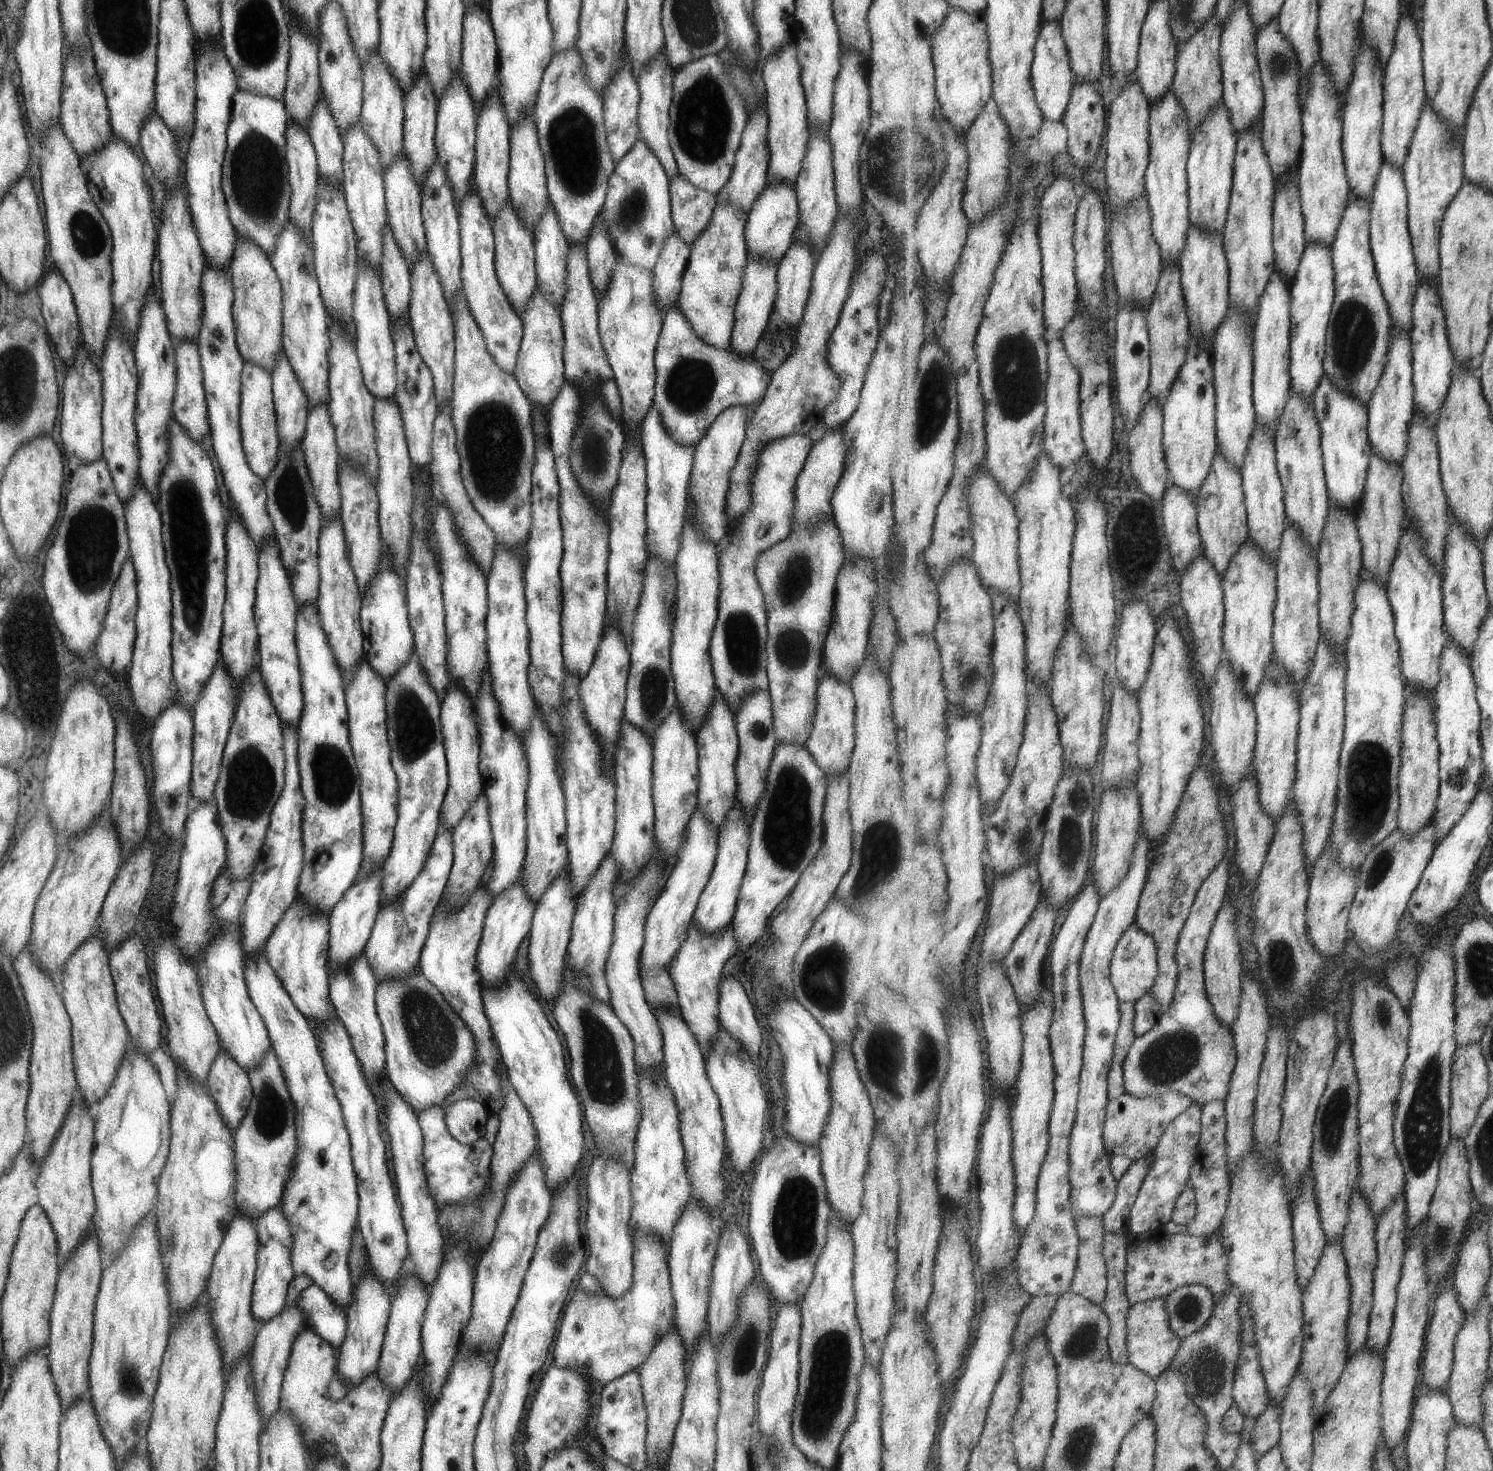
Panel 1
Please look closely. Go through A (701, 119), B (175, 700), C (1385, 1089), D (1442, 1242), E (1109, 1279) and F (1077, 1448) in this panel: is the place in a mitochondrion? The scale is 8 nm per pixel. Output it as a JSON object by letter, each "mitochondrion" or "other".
{"A":"mitochondrion","B":"other","C":"other","D":"mitochondrion","E":"other","F":"mitochondrion"}

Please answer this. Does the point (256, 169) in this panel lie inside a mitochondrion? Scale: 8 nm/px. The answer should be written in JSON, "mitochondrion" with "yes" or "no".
{"mitochondrion":"yes"}

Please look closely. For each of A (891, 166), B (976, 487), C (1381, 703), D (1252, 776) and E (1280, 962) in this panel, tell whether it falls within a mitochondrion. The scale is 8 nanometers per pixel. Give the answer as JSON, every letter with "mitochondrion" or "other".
{"A":"mitochondrion","B":"other","C":"other","D":"other","E":"mitochondrion"}

